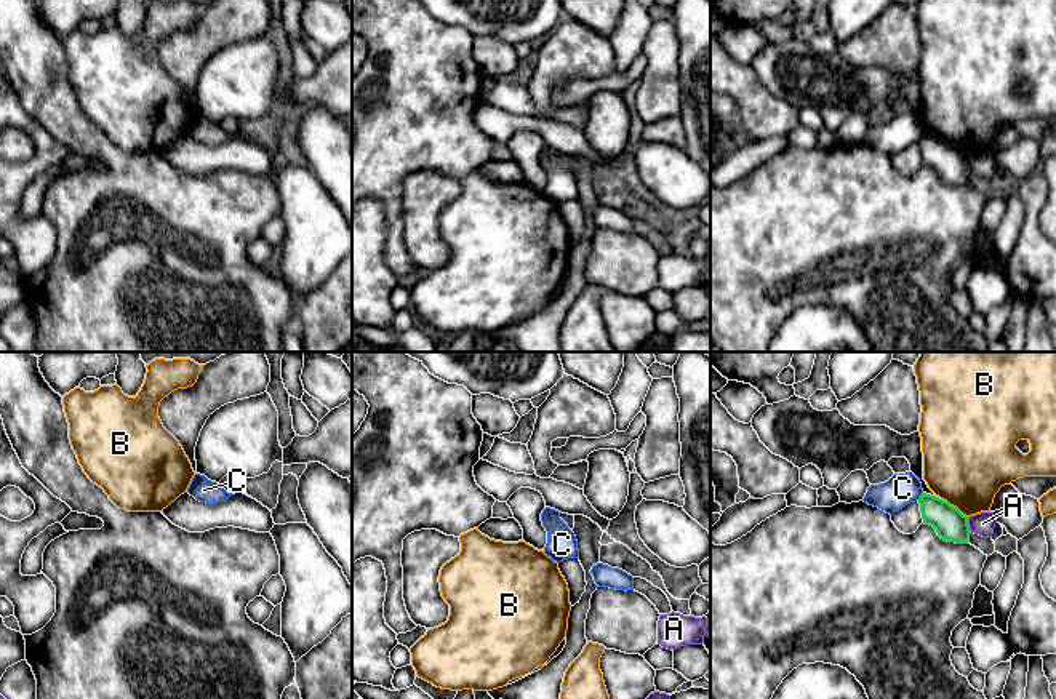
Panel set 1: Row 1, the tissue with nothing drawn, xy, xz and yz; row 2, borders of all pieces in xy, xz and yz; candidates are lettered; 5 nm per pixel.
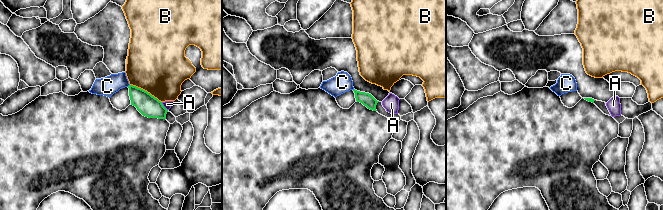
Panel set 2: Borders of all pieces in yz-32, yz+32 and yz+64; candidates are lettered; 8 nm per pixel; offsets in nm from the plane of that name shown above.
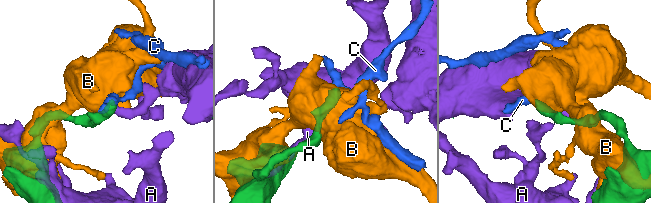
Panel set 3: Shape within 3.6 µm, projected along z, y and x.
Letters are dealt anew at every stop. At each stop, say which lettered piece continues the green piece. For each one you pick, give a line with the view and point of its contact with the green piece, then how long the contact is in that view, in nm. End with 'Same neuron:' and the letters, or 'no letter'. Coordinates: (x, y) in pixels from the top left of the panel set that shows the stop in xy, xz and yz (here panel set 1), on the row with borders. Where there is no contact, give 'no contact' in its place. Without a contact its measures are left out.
Same neuron: no letter

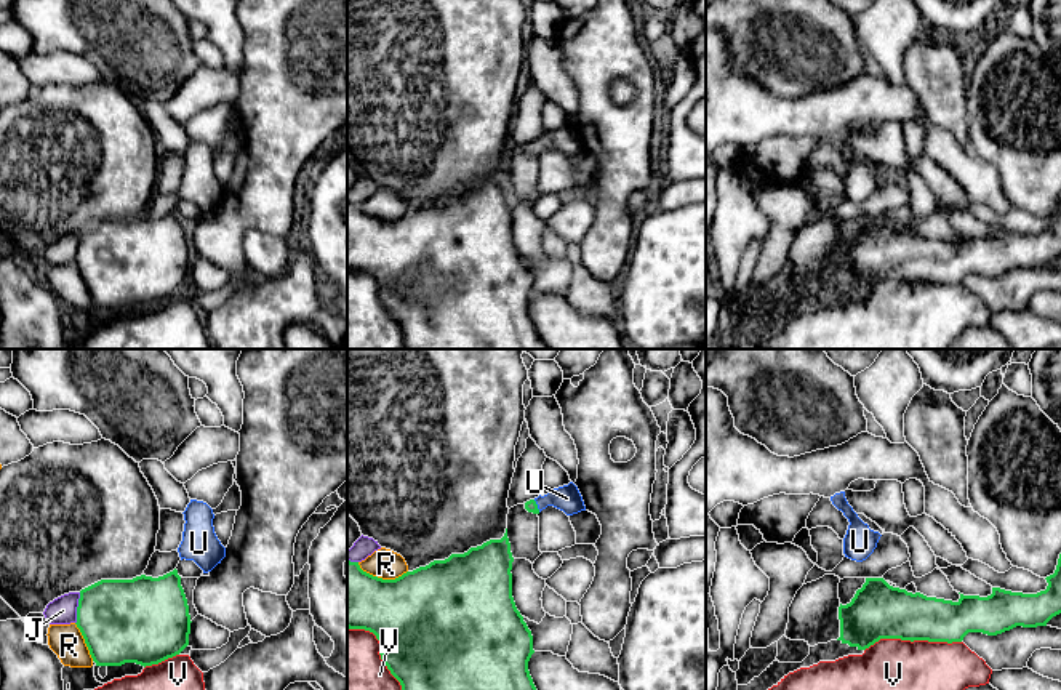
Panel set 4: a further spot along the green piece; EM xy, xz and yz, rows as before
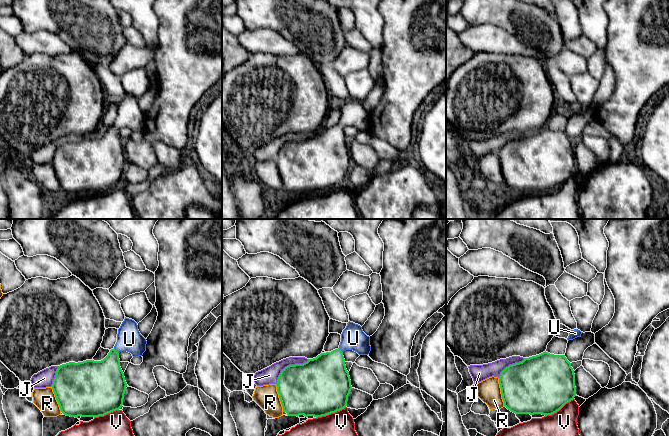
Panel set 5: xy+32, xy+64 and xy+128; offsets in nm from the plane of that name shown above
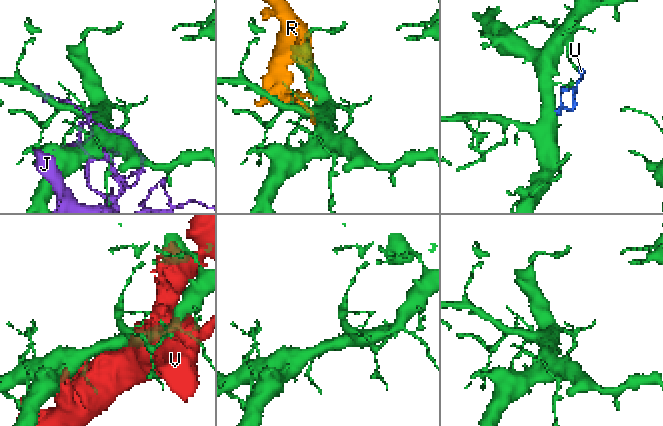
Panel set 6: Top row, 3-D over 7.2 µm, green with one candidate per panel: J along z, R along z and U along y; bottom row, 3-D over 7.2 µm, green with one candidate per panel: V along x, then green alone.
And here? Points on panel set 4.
U: xz (536, 506) | 70 nm
Same neuron: U

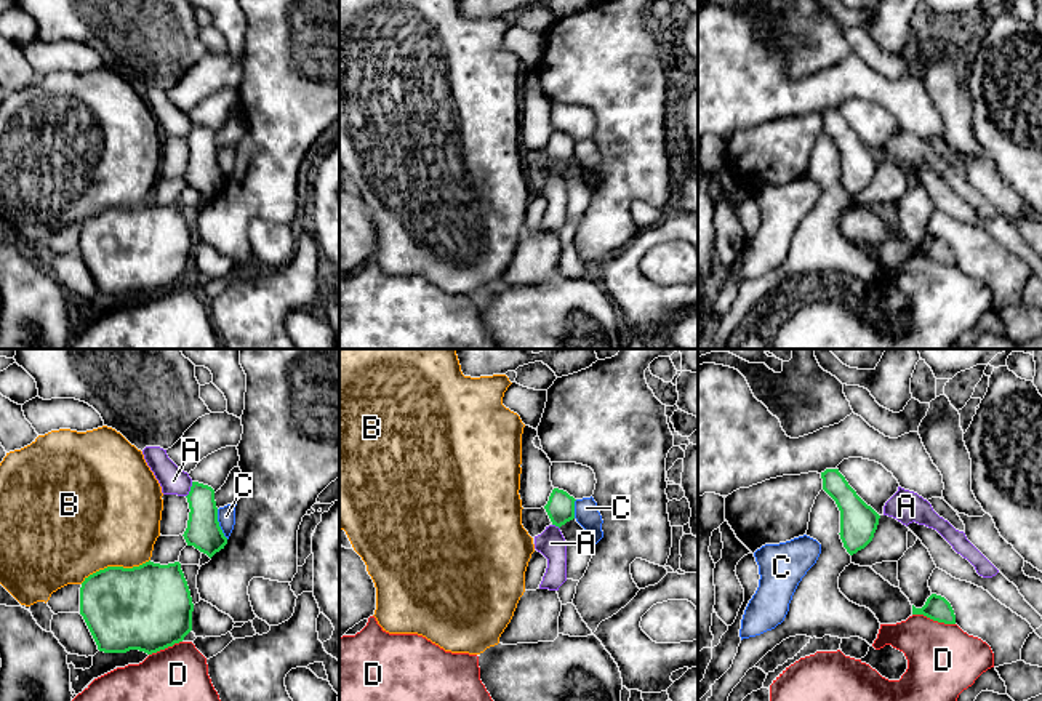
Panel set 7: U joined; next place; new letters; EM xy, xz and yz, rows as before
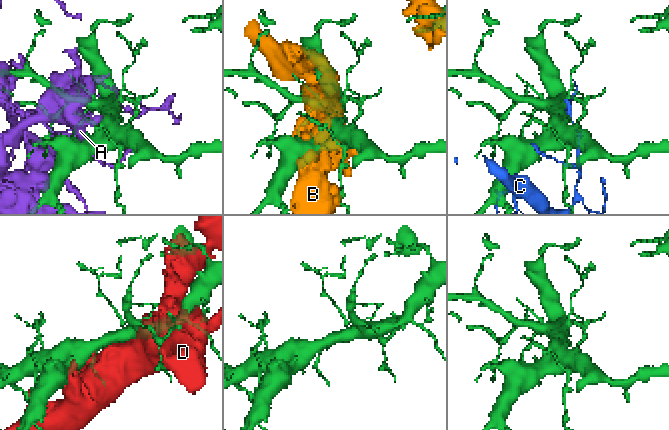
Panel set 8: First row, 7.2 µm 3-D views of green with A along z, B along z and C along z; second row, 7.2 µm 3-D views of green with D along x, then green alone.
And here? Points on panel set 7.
Same neuron: no letter

